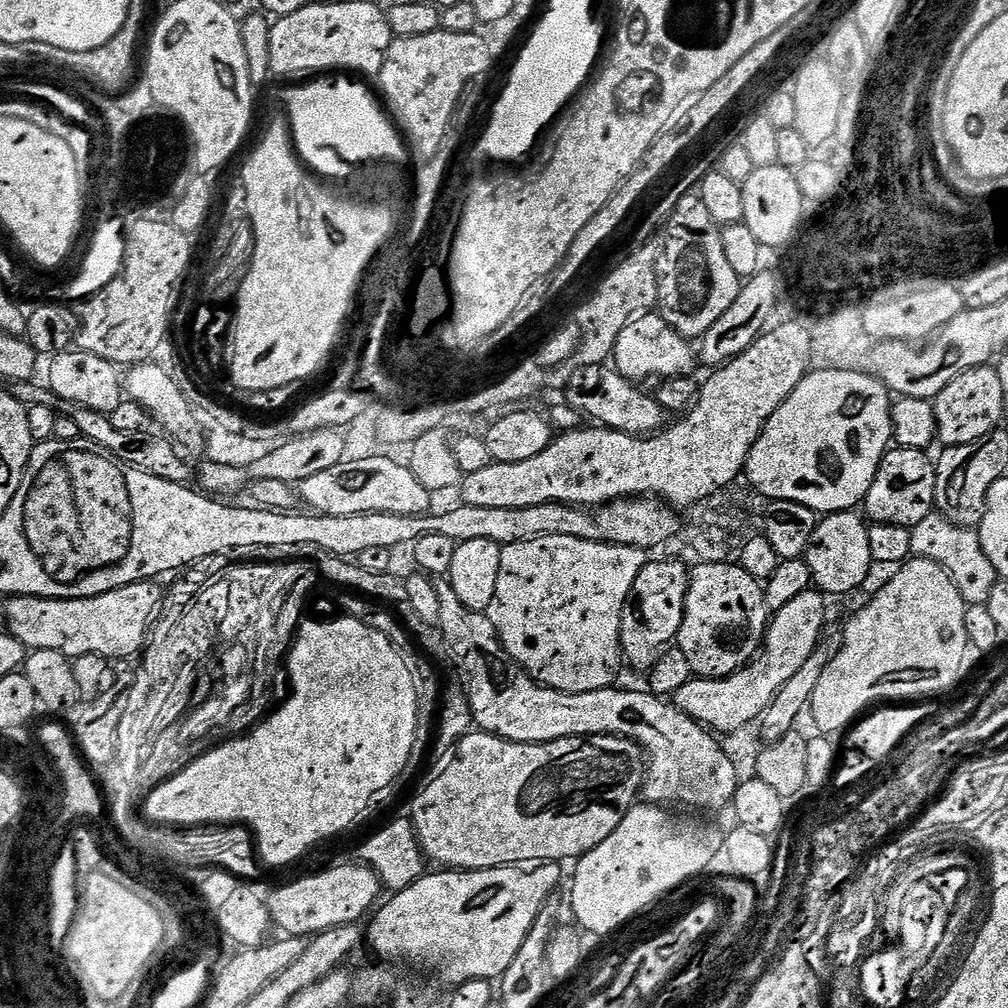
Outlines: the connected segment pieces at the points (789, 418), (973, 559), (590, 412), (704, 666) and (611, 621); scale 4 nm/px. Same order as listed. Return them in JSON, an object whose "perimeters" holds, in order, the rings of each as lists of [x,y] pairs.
{"perimeters":[[[[822,369],[809,371],[798,386],[774,410],[758,442],[748,455],[746,480],[761,497],[768,500],[798,502],[818,514],[846,512],[863,505],[878,474],[878,466],[893,443],[892,406],[888,387],[864,370]]],[[[933,514],[922,518],[912,529],[910,550],[917,560],[929,560],[942,570],[958,586],[958,594],[962,594],[965,604],[987,604],[998,579],[994,566],[990,566],[990,558],[982,550],[980,533],[975,528],[954,526],[946,517]]],[[[607,363],[580,366],[575,369],[576,376],[584,380],[579,384],[572,380],[568,384],[566,403],[583,413],[589,421],[605,428],[613,428],[631,436],[651,436],[669,423],[669,413],[656,401],[655,395],[643,392],[643,387],[627,380],[615,366]]],[[[697,563],[688,577],[688,597],[682,626],[678,637],[678,647],[686,654],[693,673],[700,678],[729,676],[751,661],[760,651],[764,642],[764,633],[768,631],[770,613],[764,601],[761,581],[755,580],[739,563],[721,564]]],[[[547,536],[534,538],[530,542],[514,542],[502,547],[502,566],[498,566],[498,586],[494,586],[494,602],[490,602],[487,614],[494,622],[494,630],[500,639],[500,645],[508,652],[513,664],[520,665],[532,679],[548,688],[559,692],[582,694],[590,690],[602,690],[613,687],[617,683],[616,671],[622,668],[620,650],[620,627],[622,626],[622,610],[628,601],[630,590],[634,586],[634,578],[642,574],[642,570],[650,563],[650,556],[645,549],[621,544],[599,544],[593,540],[582,538],[566,538],[565,536]]]]}

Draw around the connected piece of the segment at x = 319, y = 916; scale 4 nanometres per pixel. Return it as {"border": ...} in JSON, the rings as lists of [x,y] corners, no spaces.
{"border":[[[360,862],[355,863],[340,864],[337,868],[304,876],[293,884],[282,885],[273,896],[267,897],[273,925],[289,937],[312,938],[331,928],[363,921],[363,916],[367,917],[381,899],[382,885],[371,868]]]}

